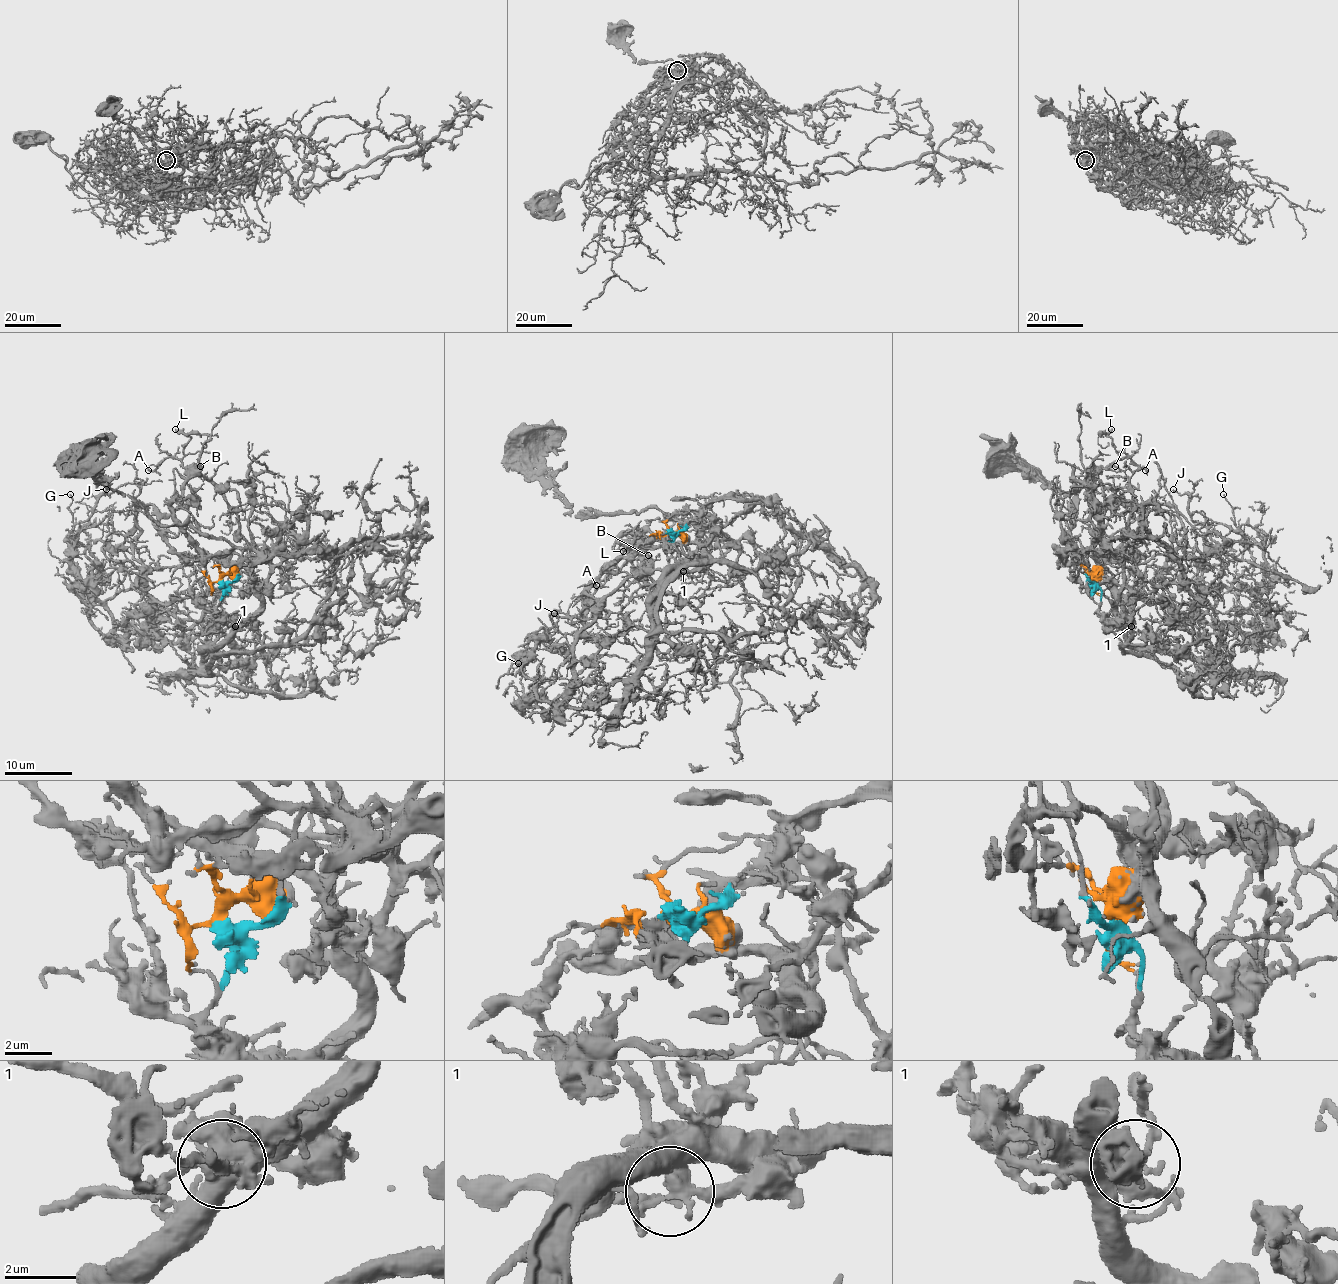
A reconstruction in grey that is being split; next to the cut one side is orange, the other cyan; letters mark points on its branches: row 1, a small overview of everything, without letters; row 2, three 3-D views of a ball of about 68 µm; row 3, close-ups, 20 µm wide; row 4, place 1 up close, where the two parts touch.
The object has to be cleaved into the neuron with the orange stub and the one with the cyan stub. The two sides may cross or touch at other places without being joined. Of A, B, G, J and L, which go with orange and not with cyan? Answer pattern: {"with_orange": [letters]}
{"with_orange": ["A", "B", "G", "J", "L"]}

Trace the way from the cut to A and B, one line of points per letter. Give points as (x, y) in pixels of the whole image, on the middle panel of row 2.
A: (668, 534), (641, 535), (648, 542), (619, 539), (633, 535), (629, 555), (596, 586)
B: (668, 534), (641, 535), (648, 539), (646, 544), (623, 542), (619, 539), (633, 535), (648, 555)

